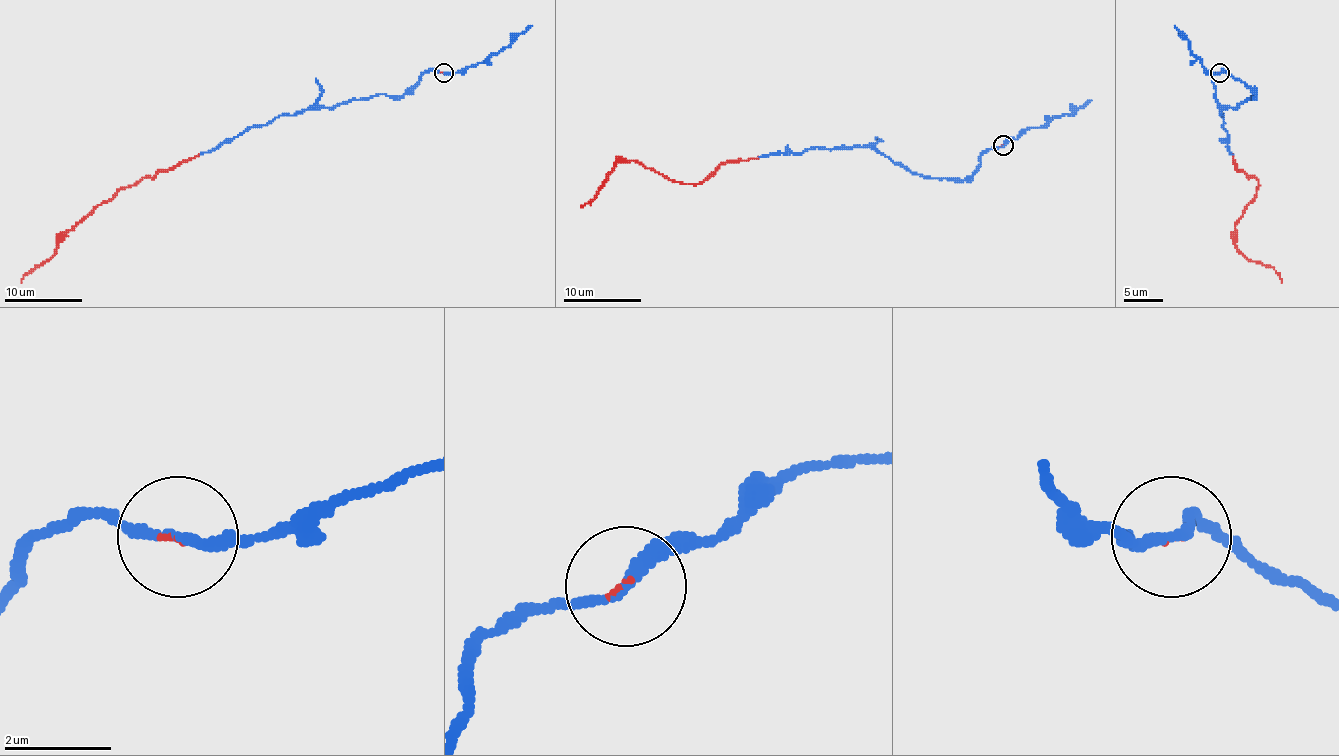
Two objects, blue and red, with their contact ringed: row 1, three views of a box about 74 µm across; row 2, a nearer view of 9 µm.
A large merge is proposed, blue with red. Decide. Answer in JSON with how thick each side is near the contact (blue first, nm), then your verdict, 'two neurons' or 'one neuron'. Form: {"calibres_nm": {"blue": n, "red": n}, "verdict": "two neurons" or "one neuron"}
{"calibres_nm": {"blue": 200, "red": 60}, "verdict": "one neuron"}

